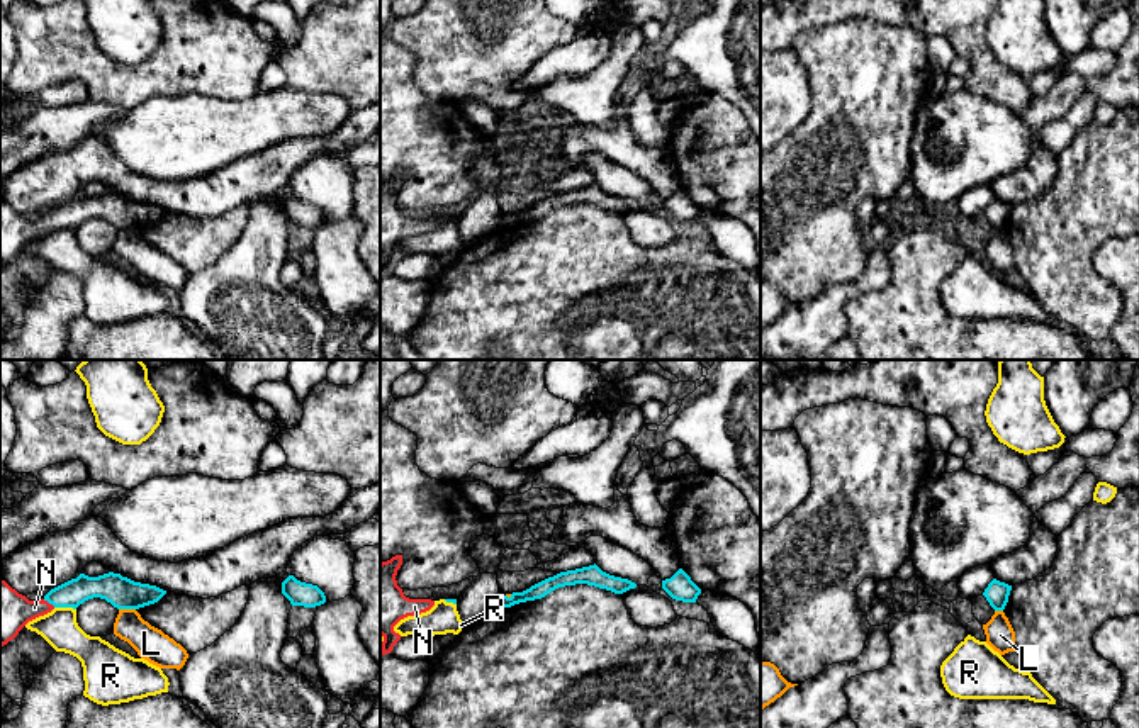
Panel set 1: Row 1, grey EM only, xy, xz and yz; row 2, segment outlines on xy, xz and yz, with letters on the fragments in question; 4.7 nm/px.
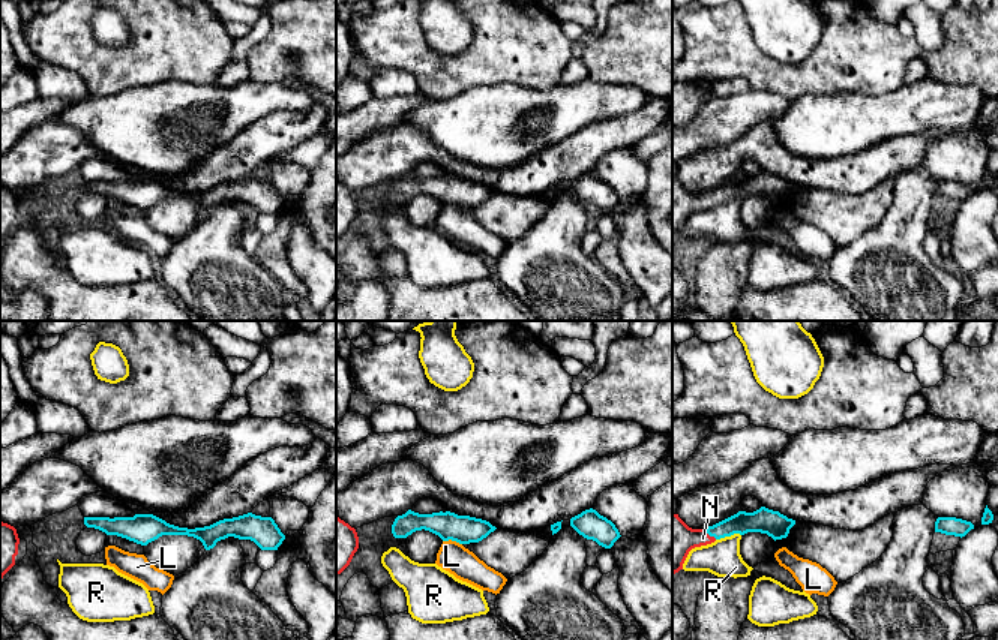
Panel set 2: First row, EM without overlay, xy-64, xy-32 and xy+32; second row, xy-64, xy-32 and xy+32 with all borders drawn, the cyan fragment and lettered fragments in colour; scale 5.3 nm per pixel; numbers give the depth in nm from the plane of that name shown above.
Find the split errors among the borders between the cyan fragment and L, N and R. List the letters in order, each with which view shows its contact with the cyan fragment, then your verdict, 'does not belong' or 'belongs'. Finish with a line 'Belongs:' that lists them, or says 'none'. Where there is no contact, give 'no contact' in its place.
L: xy | does not belong
N: xy | belongs
R: xy | does not belong
Belongs: N

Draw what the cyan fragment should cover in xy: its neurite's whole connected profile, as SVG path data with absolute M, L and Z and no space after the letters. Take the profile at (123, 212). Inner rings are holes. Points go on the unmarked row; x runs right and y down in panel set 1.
M80 193L54 209L41 221L29 221L25 216L0 200L0 266L14 260L32 239L51 232L54 227L76 229L88 219L100 217L117 229L139 229L158 222L166 210L134 202L121 193L88 197Z

